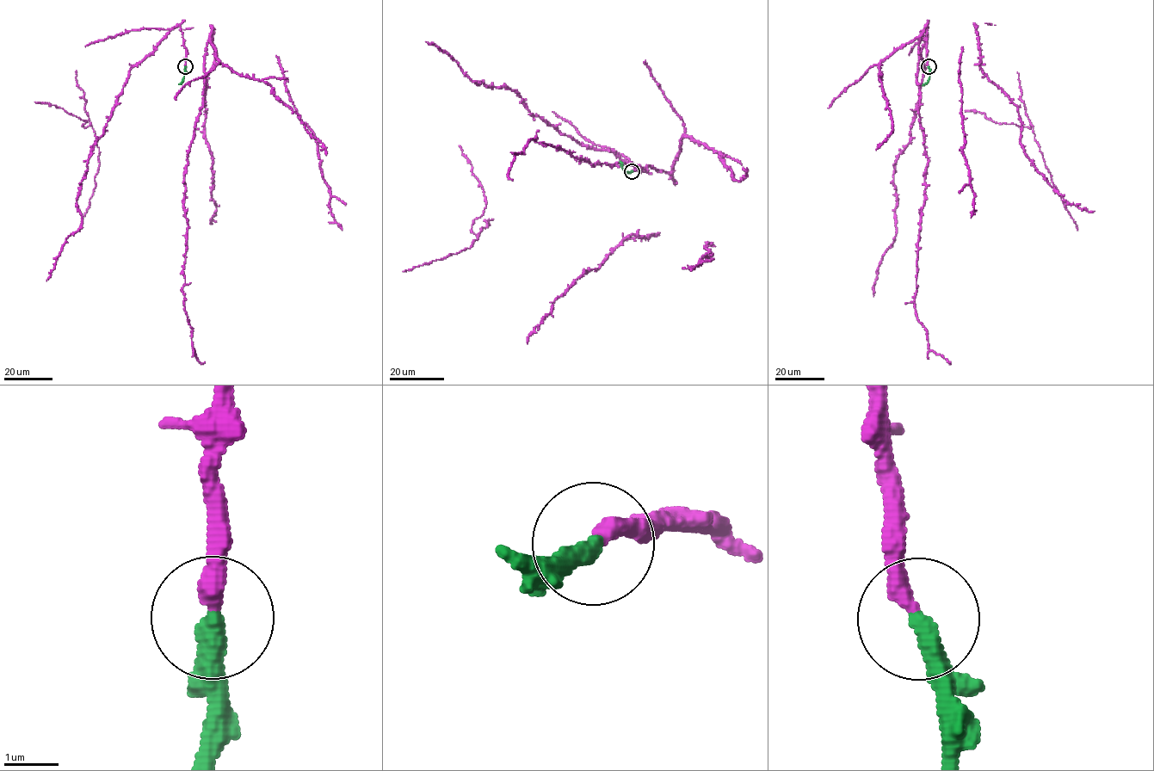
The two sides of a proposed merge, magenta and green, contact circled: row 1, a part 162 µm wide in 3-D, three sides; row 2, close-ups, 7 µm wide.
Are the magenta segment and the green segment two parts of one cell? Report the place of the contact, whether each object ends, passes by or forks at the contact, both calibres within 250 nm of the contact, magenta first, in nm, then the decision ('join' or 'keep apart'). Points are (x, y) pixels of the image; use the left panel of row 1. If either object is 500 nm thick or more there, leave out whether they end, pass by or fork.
place (185, 66); magenta ends; green ends; calibres 320 and 380 nm; join

